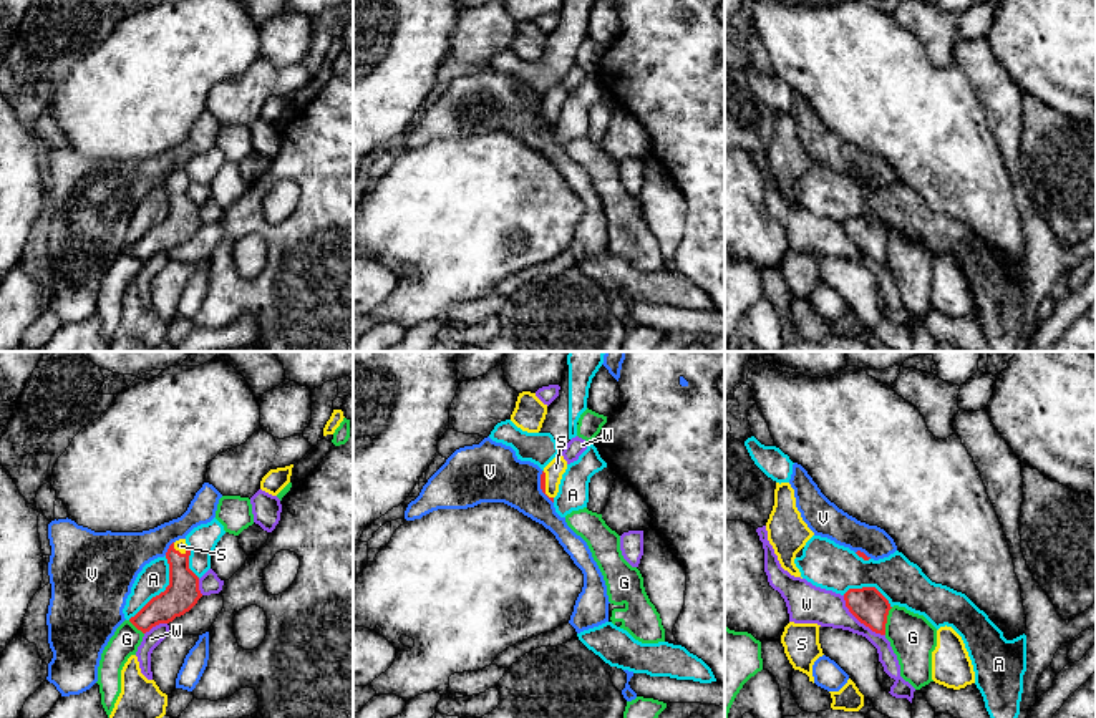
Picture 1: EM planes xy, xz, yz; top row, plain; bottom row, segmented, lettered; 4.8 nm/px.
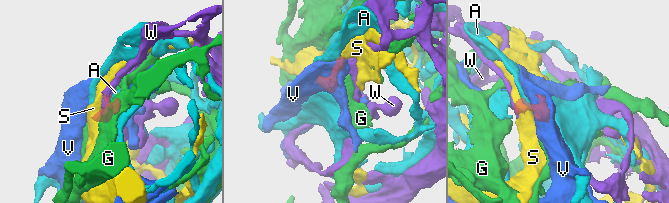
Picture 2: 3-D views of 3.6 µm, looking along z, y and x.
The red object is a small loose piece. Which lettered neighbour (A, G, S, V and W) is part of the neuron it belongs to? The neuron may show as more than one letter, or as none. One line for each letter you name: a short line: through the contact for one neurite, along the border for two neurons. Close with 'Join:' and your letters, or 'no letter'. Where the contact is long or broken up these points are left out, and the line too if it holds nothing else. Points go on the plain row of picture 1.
Join: S

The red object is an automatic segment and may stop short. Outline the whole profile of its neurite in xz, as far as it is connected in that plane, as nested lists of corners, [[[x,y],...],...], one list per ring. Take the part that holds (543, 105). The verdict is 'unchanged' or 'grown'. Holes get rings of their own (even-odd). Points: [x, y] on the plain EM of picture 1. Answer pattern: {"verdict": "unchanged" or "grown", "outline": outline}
{"verdict": "grown", "outline": [[[557,83],[542,99],[541,103],[541,118],[542,121],[554,131],[554,126],[559,121],[559,113],[562,103],[567,98],[567,90],[562,83]]]}

